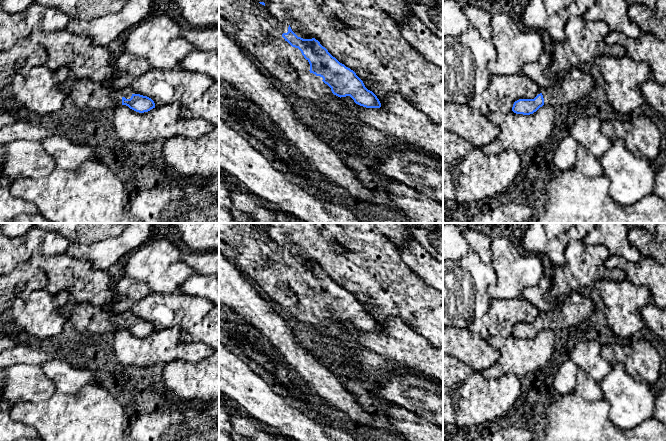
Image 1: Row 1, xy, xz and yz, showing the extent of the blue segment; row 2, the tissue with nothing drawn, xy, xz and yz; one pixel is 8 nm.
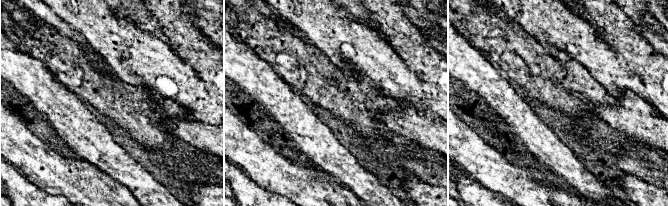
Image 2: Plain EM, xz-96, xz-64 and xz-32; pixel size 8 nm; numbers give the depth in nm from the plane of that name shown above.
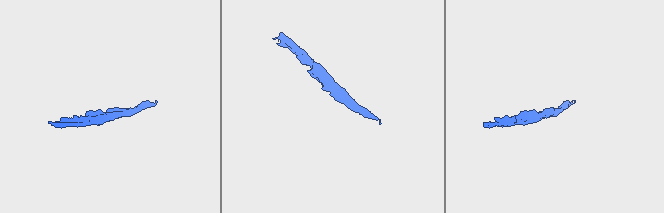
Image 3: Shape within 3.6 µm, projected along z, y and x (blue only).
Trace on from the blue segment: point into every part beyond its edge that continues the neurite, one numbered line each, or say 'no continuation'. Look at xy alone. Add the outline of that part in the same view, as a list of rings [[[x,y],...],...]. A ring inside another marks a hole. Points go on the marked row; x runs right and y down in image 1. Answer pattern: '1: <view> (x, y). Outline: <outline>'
1: xy (86, 94). Outline: [[[72,76],[61,85],[61,89],[82,110],[115,109],[122,105],[123,97],[130,99],[132,96],[128,89],[114,89],[108,82],[94,82]]]

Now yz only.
1: yz (571, 86). Outline: [[[574,67],[560,75],[554,84],[542,91],[544,105],[559,107],[576,102],[588,95],[594,88],[593,77]]]

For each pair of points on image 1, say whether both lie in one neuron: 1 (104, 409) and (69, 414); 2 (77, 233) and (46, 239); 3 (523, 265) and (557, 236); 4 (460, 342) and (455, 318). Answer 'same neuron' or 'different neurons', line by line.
1: same neuron
2: different neurons
3: different neurons
4: different neurons

